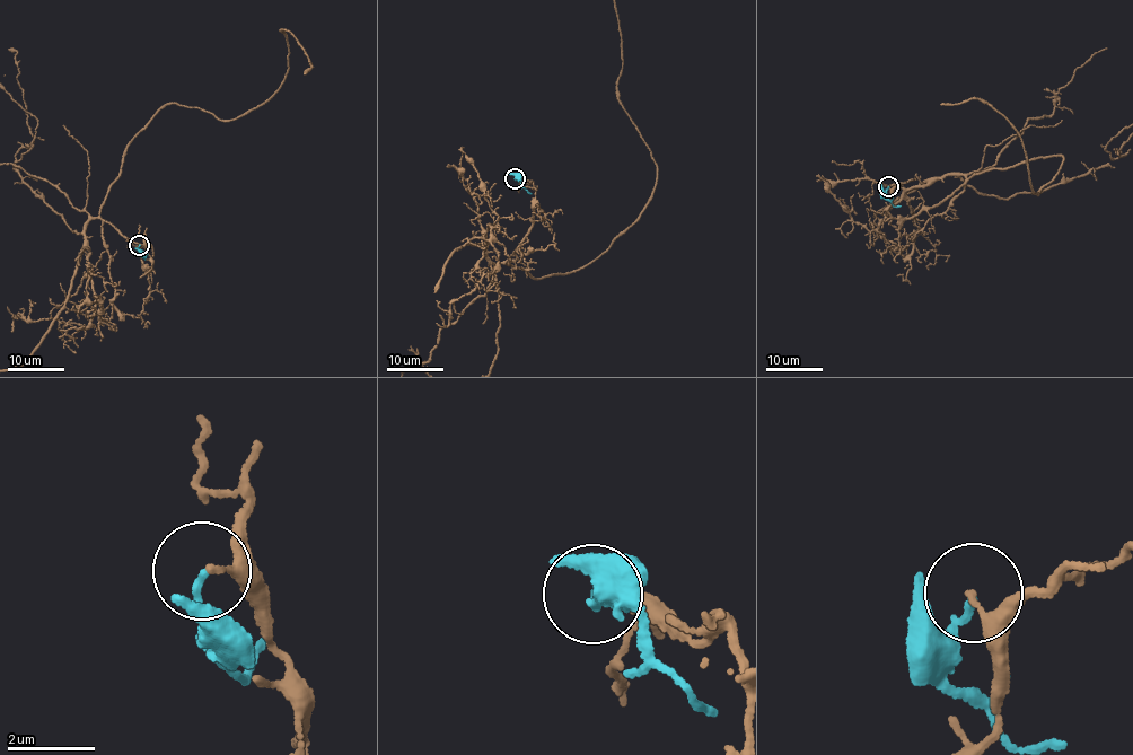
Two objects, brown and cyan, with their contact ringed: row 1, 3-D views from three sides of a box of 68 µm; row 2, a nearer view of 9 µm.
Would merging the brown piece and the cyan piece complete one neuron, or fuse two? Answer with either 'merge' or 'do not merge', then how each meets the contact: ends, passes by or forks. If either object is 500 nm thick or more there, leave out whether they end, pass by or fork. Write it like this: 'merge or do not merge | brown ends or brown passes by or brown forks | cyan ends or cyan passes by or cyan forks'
do not merge | brown ends | cyan ends

